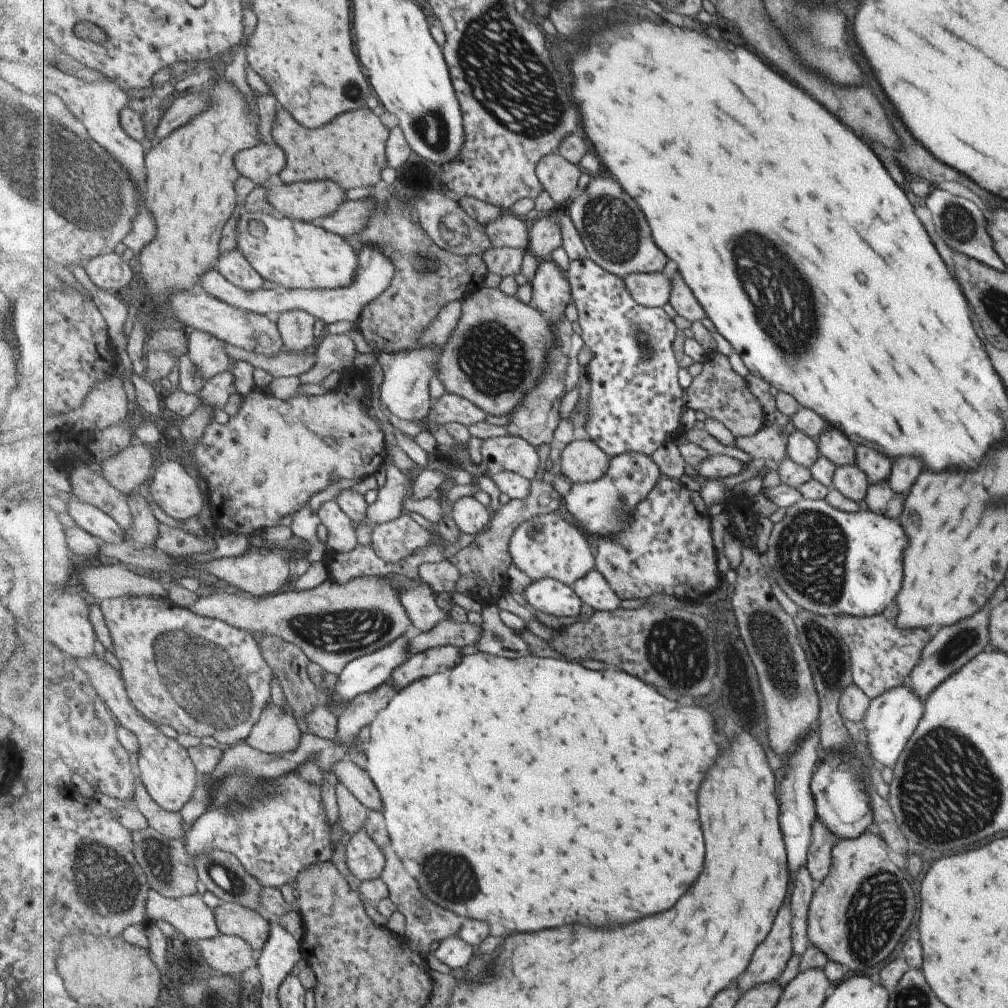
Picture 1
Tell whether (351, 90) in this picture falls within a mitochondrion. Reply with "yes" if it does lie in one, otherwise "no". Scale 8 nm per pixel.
yes

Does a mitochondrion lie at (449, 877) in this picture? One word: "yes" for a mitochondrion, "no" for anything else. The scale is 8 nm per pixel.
yes

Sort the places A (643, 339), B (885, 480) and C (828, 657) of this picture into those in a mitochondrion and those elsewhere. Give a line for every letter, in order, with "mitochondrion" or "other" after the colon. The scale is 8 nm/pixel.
A: mitochondrion
B: other
C: mitochondrion

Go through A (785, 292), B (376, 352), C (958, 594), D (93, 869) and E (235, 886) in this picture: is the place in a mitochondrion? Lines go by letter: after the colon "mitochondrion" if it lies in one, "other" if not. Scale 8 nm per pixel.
A: mitochondrion
B: other
C: other
D: mitochondrion
E: mitochondrion

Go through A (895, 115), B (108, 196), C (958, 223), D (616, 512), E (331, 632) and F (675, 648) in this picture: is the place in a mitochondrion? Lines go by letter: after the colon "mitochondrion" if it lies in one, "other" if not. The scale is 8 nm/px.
A: other
B: mitochondrion
C: mitochondrion
D: mitochondrion
E: mitochondrion
F: mitochondrion

